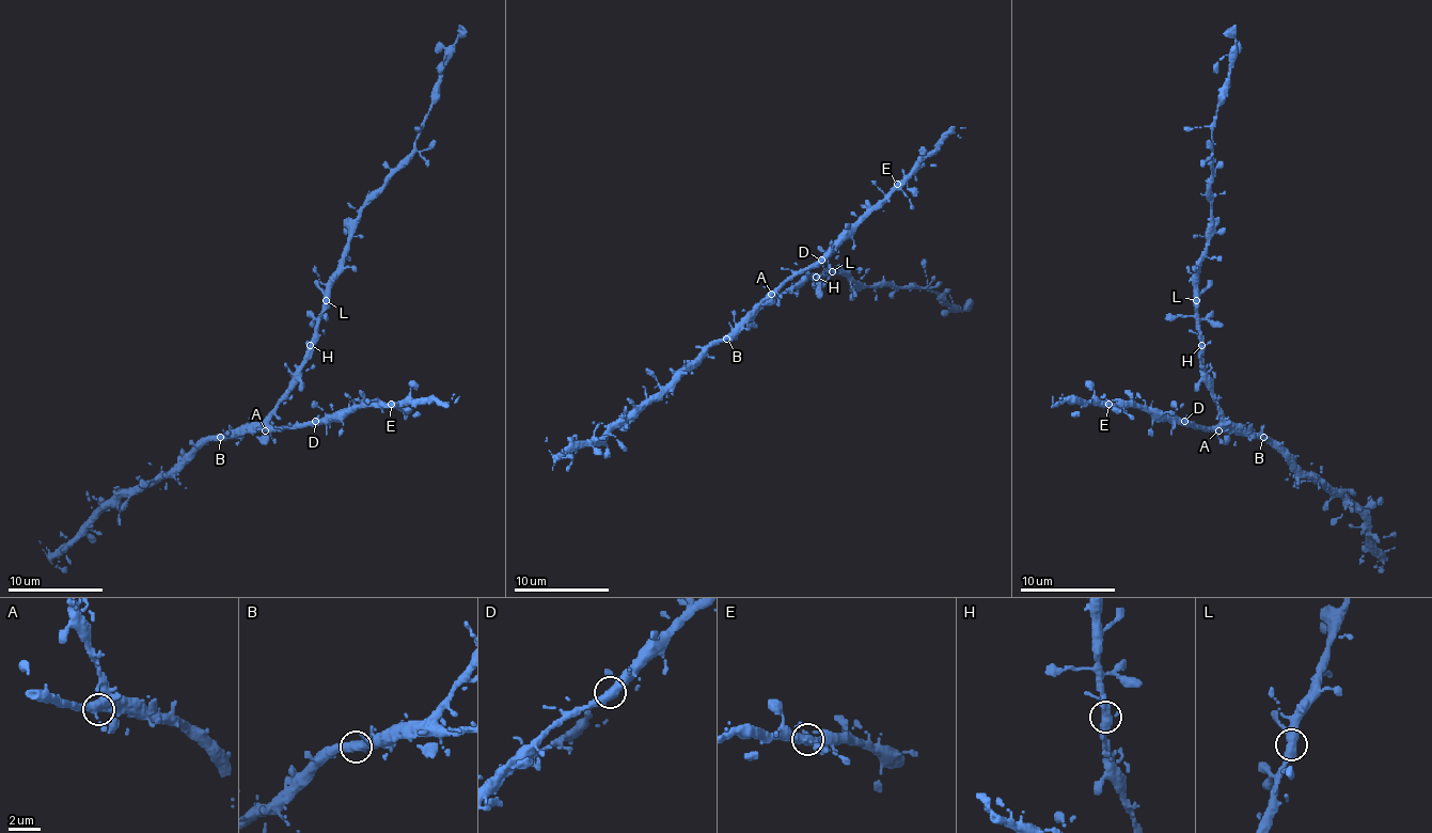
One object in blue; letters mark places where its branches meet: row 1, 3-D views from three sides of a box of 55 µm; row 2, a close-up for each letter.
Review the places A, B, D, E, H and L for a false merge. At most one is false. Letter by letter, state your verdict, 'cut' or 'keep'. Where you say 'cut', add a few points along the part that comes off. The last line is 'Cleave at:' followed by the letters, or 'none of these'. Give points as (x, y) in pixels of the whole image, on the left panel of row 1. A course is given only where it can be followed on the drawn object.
A: keep
B: keep
D: keep
E: keep
H: keep
L: keep
Cleave at: none of these

